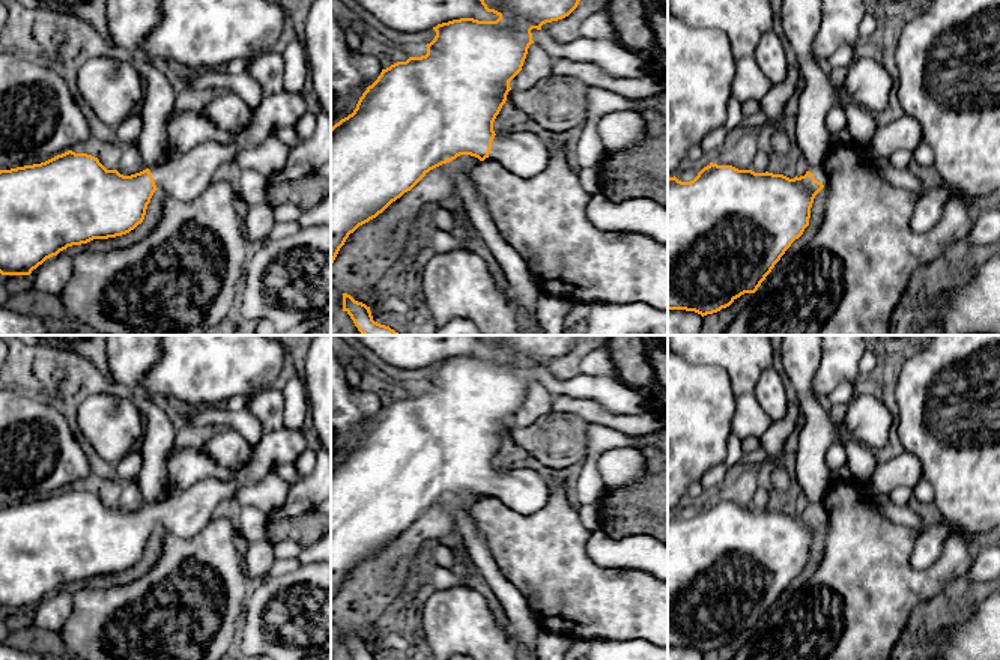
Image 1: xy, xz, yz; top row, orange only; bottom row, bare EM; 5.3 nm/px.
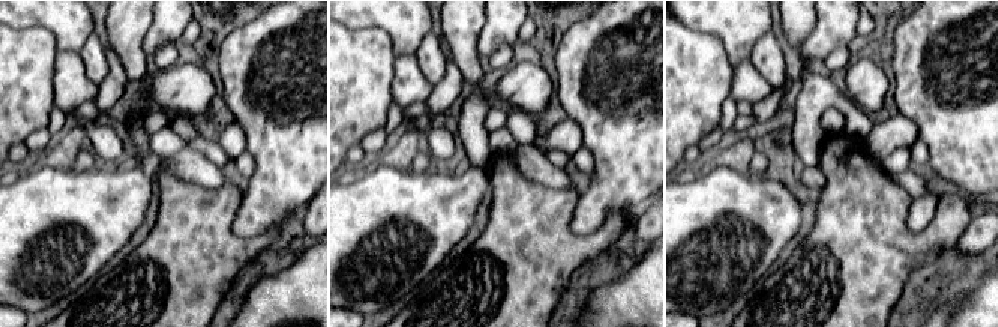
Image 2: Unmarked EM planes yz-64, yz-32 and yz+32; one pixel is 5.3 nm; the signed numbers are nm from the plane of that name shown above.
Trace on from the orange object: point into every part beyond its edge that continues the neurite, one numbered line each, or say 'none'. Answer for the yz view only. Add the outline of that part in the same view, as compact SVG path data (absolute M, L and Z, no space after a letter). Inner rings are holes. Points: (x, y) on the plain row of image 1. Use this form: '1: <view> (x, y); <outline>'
1: yz (820, 511); M811 504L809 508L814 511L815 517L824 522L824 525L827 523L829 514L824 504Z

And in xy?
1: xy (184, 514); M281 427L265 431L253 445L251 459L241 468L230 468L230 480L202 480L183 492L170 493L150 505L153 519L167 534L180 538L195 537L212 520L214 510L223 501L233 499L236 489L257 483L277 466L295 465L304 450L307 442L301 430Z

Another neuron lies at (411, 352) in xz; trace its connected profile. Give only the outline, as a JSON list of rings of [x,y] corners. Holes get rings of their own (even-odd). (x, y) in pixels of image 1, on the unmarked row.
[[[355,335],[385,362],[418,370],[438,361],[460,355],[496,358],[499,352],[487,349],[480,335]]]

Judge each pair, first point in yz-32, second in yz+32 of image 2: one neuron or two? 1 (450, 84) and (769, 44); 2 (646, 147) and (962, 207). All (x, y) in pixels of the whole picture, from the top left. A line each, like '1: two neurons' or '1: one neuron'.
1: two neurons
2: two neurons

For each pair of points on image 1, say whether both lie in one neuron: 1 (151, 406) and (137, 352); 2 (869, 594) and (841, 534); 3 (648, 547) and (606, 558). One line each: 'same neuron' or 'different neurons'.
1: same neuron
2: same neuron
3: same neuron

